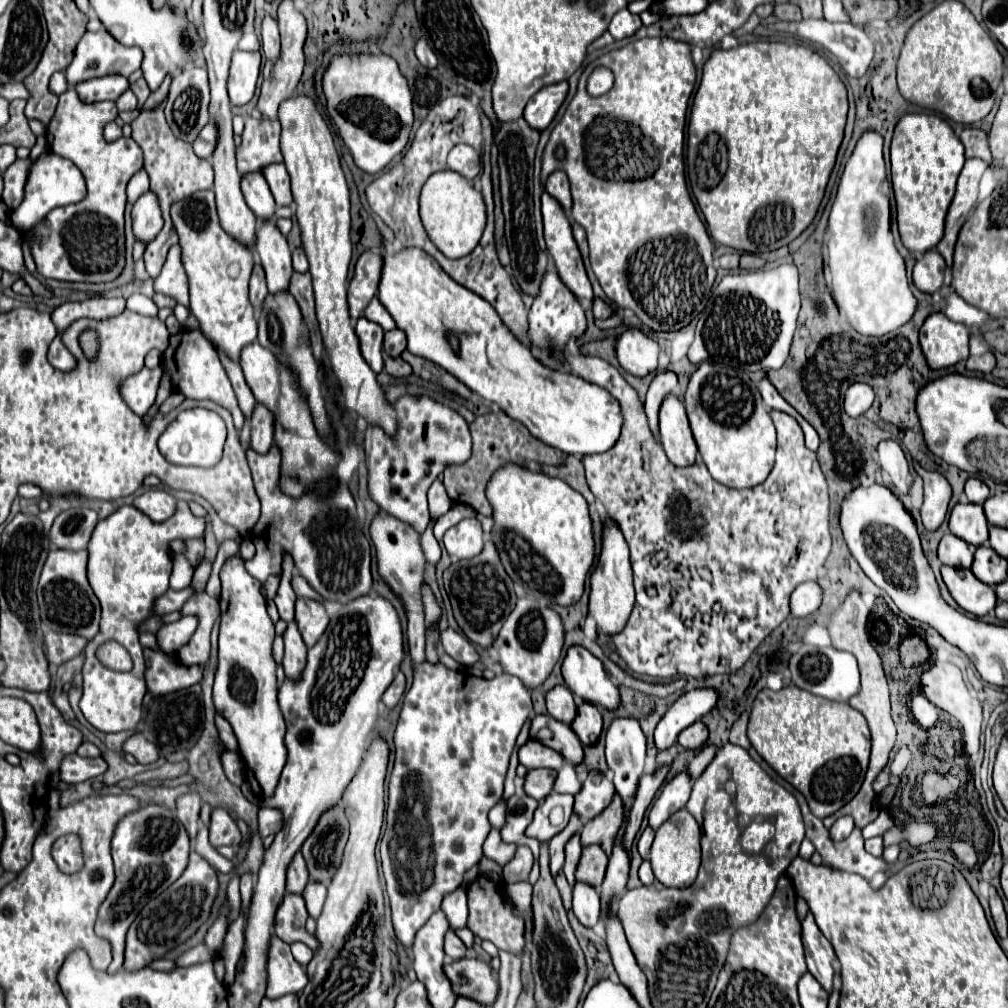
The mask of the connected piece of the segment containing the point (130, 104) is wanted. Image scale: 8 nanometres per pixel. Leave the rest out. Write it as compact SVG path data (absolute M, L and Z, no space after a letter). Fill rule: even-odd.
M127 90L119 100L117 100L117 108L121 110L135 110L137 108L137 96L133 94L133 90Z

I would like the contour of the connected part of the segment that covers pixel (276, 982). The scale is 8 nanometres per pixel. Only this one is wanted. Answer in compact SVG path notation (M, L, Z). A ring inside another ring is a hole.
M271 936L269 950L267 950L267 998L281 998L289 992L297 994L301 988L305 988L307 976L305 970L295 962L291 956L291 948L287 942Z

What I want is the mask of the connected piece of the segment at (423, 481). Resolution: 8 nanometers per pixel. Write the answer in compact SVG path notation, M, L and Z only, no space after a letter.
M405 394L393 404L393 408L397 412L397 432L393 436L389 436L381 426L377 428L369 426L369 446L367 446L369 496L381 510L413 524L419 532L423 532L431 518L427 506L427 490L449 464L465 464L471 458L471 432L467 420L457 410L429 396Z

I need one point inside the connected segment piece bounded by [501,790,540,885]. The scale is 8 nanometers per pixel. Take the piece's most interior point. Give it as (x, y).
(520, 808)

